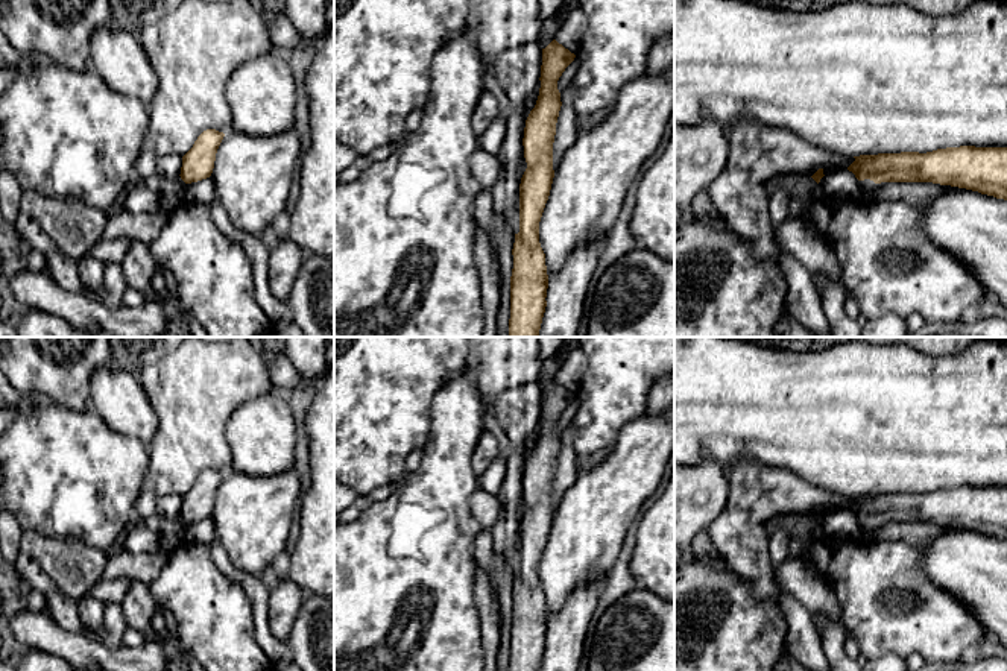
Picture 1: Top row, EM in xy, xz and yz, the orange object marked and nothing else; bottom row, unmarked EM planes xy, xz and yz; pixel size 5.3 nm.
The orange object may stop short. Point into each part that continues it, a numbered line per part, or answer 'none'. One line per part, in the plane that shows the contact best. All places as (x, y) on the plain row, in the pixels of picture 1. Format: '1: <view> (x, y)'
1: xz (515, 562)

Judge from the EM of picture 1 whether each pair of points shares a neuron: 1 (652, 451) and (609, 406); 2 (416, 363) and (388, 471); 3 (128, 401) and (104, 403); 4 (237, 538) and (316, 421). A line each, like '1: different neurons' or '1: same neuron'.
1: different neurons
2: same neuron
3: same neuron
4: different neurons

